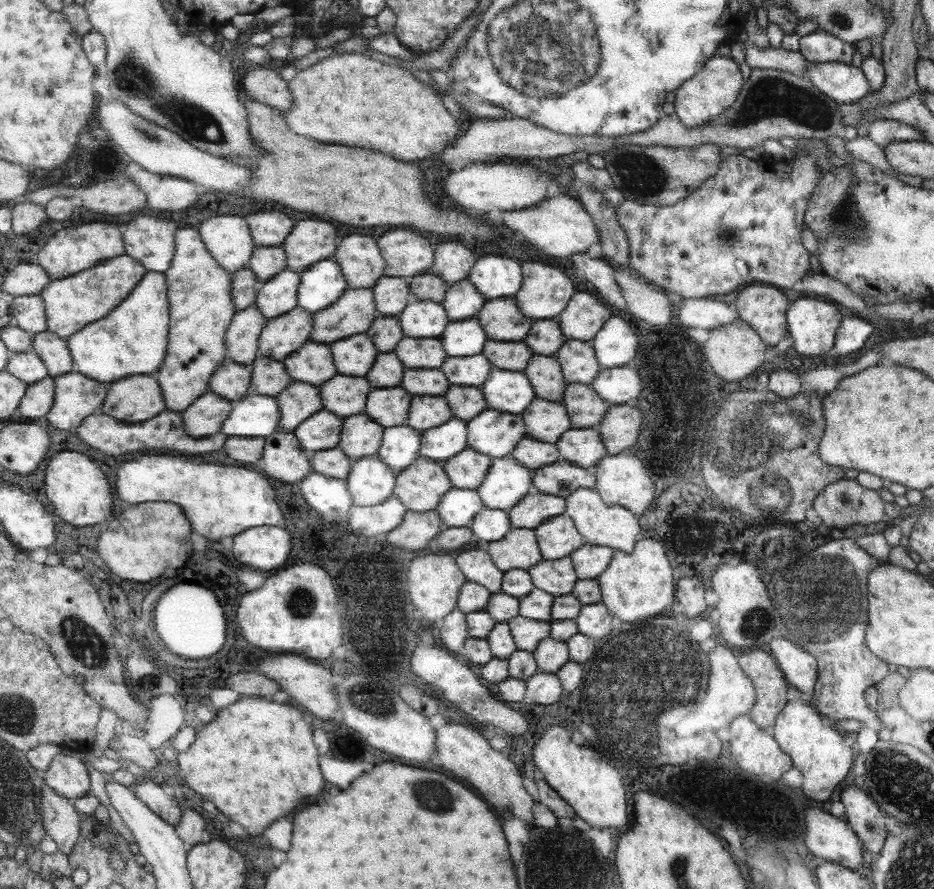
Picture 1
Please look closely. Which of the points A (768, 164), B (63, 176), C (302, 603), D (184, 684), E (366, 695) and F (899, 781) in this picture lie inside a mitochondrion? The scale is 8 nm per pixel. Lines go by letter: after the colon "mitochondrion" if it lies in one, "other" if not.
A: other
B: other
C: mitochondrion
D: other
E: mitochondrion
F: mitochondrion

